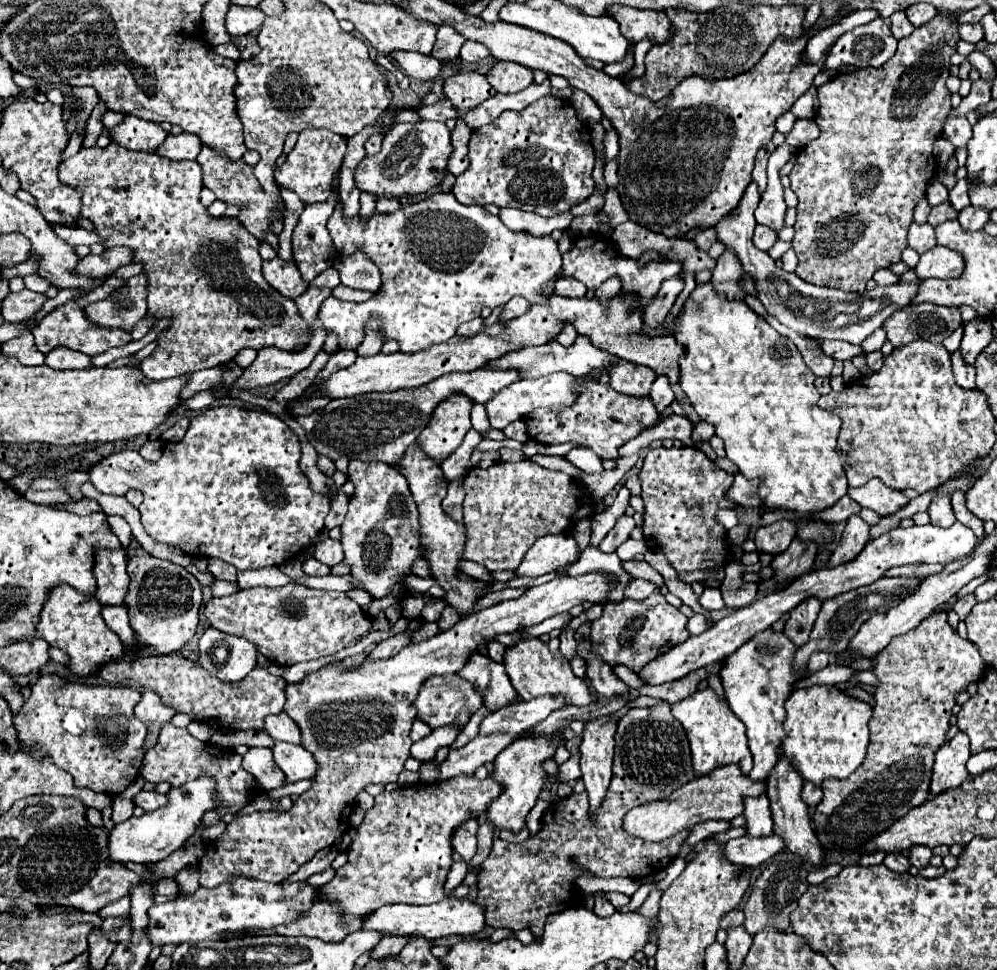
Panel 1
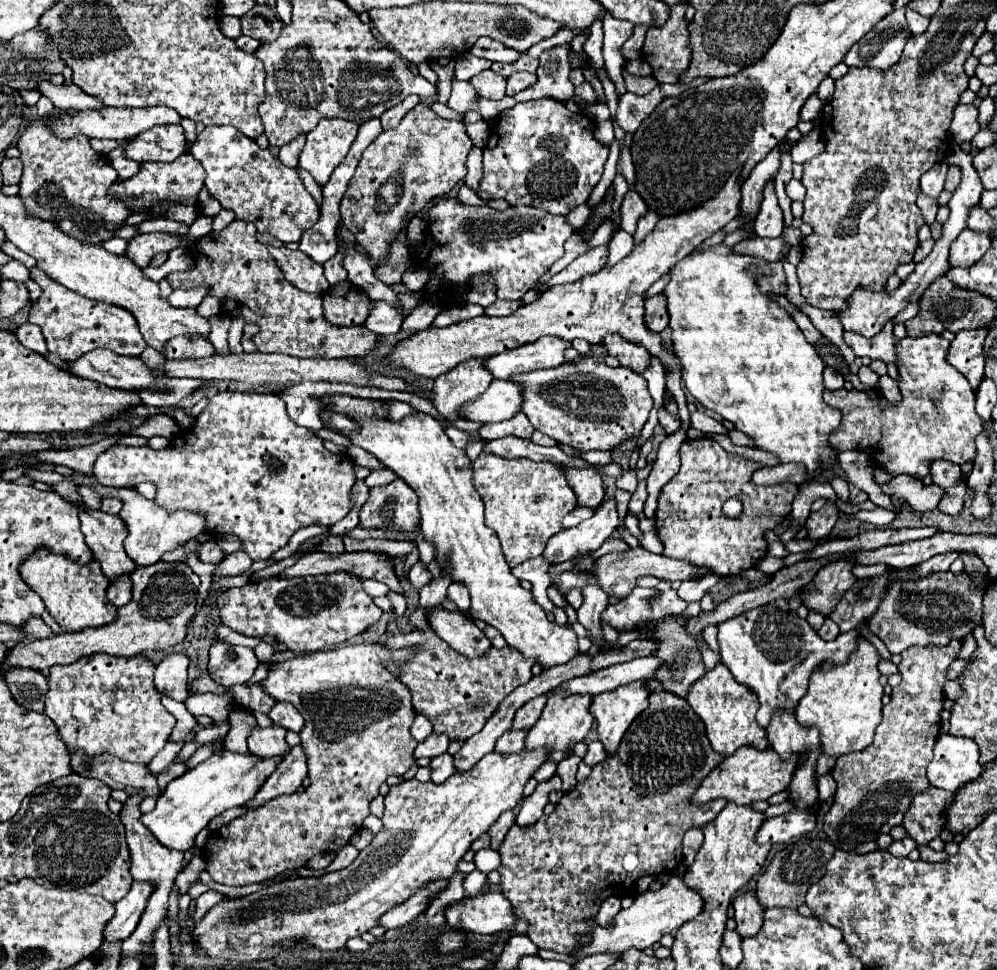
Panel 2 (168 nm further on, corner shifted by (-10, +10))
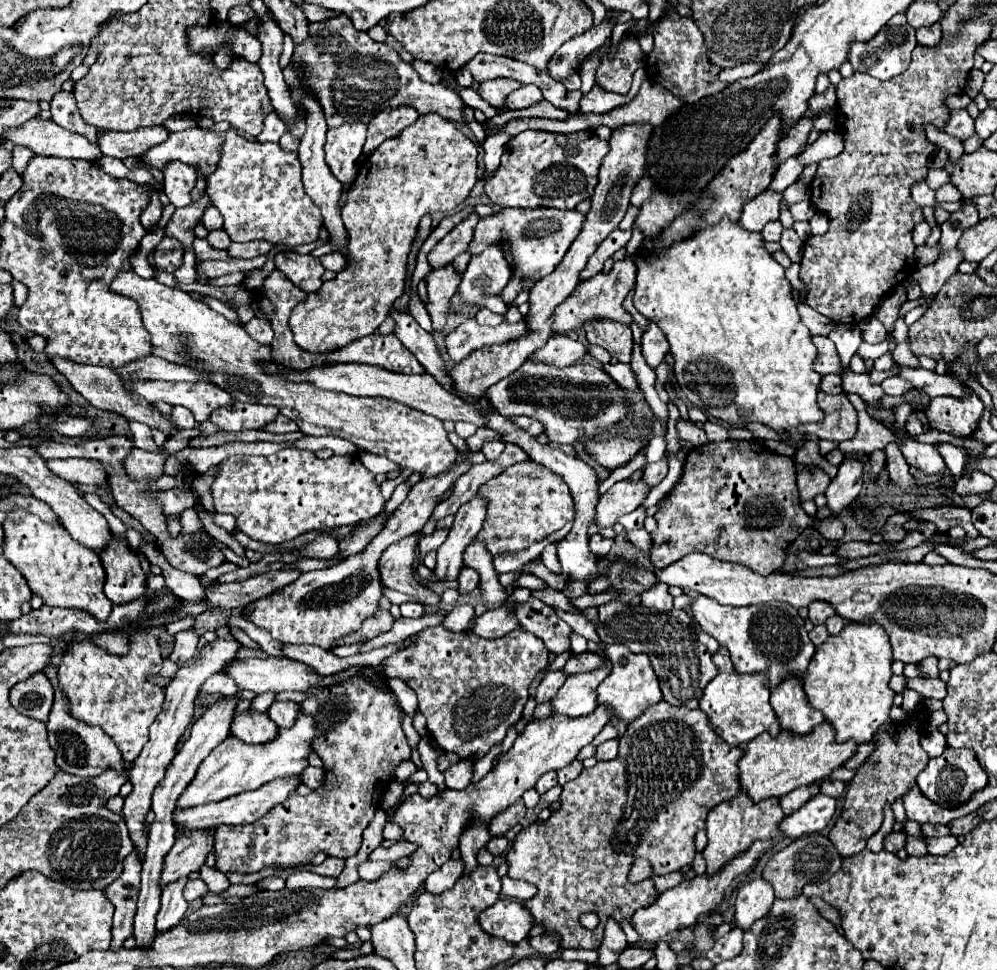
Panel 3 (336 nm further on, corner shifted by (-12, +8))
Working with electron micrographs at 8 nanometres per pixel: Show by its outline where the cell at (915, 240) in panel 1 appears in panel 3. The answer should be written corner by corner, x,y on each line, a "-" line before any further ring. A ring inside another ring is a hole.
920,182
920,184
912,186
912,200
922,208
926,208
926,206
934,208
936,206
936,194
934,194
934,190
930,190
926,186
926,182

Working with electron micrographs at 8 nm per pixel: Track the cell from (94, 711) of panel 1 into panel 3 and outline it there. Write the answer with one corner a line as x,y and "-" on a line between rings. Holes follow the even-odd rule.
138,632
132,638
126,656
114,656
90,644
86,634
72,634
68,652
58,666
58,686
68,698
70,716
76,720
100,726
118,746
126,762
136,760
142,746
148,742
148,728
156,720
164,704
164,690
148,680
162,668
162,656
156,638
150,632

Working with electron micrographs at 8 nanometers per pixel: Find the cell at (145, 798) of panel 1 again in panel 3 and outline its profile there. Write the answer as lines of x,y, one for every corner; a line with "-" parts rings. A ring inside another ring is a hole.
46,666
44,668
48,680
52,682
54,690
56,690
56,698
54,698
54,706
52,706
52,712
50,712
50,718
48,718
48,740
50,740
50,746
56,750
56,764
60,770
68,772
68,774
76,774
76,776
82,776
82,778
90,778
90,776
98,776
100,772
112,768
116,772
126,772
124,768
124,760
120,756
120,750
116,748
116,744
104,734
102,728
98,726
88,726
88,724
82,724
78,720
74,720
70,714
68,714
68,702
64,698
64,694
58,690
58,684
56,684
56,668
54,666

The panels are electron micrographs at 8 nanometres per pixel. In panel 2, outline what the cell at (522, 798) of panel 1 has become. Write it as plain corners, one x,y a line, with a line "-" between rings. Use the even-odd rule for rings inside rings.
552,694
542,710
542,716
538,722
530,728
528,738
526,738
526,748
540,748
540,746
552,746
550,760
562,760
566,756
566,748
572,742
584,740
584,736
590,732
590,726
594,722
594,716
590,714
590,702
592,698
588,694
570,694
570,696
560,696

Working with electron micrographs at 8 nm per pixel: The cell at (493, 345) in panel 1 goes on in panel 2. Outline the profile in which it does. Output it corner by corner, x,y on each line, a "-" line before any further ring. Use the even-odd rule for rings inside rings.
736,170
722,190
714,194
708,202
702,206
676,214
676,216
664,216
658,220
656,228
634,246
634,250
622,258
614,266
604,266
596,274
588,274
572,284
552,286
548,292
544,292
536,302
518,308
510,316
502,318
490,318
490,316
478,316
472,320
462,320
446,328
430,326
422,330
420,334
402,340
394,346
390,354
390,362
396,368
406,368
416,376
424,378
438,378
440,374
446,374
448,370
456,368
460,362
466,362
470,358
484,358
494,356
504,350
512,350
530,342
536,342
542,336
560,336
566,340
584,338
590,344
598,344
604,334
622,334
626,340
636,342
638,346
644,346
652,356
660,358
660,362
666,366
666,389
673,396
679,411
682,428
670,436
666,436
658,448
656,464
648,476
648,500
644,504
646,518
656,516
656,504
662,486
678,474
680,470
680,446
686,440
686,430
690,428
690,412
687,408
685,393
682,388
682,376
678,358
674,352
664,350
660,344
660,334
650,334
644,324
644,292
662,278
670,266
686,258
696,246
700,246
706,238
710,238
714,232
722,230
730,220
738,216
740,210
740,170

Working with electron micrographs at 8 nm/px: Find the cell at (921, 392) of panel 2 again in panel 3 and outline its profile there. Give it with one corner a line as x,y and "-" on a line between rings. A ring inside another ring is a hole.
818,392
818,406
824,410
824,420
816,424
804,424
798,426
792,432
806,432
806,434
816,434
820,440
830,440
840,444
842,440
852,440
858,432
858,416
854,406
850,404
848,396
842,394
826,394

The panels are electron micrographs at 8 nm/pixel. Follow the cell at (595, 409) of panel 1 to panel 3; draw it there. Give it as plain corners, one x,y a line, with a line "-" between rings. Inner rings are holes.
526,360
516,372
486,390
486,396
502,416
530,416
544,426
550,442
574,444
582,438
594,438
628,418
630,406
626,390
610,374
590,364
556,368

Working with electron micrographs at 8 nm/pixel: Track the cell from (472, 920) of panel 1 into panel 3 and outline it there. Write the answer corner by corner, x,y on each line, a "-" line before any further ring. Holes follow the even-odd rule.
498,900
480,914
480,926
492,936
516,944
528,936
532,916
516,900

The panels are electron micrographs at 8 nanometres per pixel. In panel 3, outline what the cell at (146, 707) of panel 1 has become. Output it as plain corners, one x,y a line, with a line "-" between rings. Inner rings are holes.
186,630
176,634
176,642
174,642
174,650
168,656
170,662
176,662
178,666
182,662
188,662
196,656
196,644
198,644
198,634
194,630

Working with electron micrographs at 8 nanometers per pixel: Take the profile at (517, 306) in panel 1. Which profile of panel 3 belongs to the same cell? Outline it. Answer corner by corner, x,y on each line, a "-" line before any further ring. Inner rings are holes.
482,308
482,310
476,314
476,320
478,320
480,324
484,324
484,326
496,326
496,324
500,324
504,318
498,316
498,314
494,314
494,312
490,312
490,310
486,310
486,308

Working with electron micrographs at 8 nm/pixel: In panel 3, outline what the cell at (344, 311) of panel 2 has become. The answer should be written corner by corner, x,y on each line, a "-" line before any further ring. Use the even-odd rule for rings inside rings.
428,114
420,116
412,126
404,128
398,136
384,140
360,166
358,176
348,190
346,204
342,206
342,222
350,234
350,256
352,262
336,278
322,284
320,292
308,294
306,302
298,304
290,316
290,328
296,344
308,352
332,352
356,338
376,332
386,320
390,306
402,296
406,278
406,258
410,244
416,236
418,222
424,214
440,210
456,210
470,194
476,182
476,156
474,142
464,136
450,120

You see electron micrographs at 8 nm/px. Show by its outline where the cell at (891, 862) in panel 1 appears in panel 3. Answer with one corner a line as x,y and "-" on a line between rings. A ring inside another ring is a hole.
900,830
900,832
890,832
890,834
886,836
884,848
886,848
888,852
892,852
892,854
896,854
896,852
902,850
902,848
906,848
906,832
904,832
904,830

